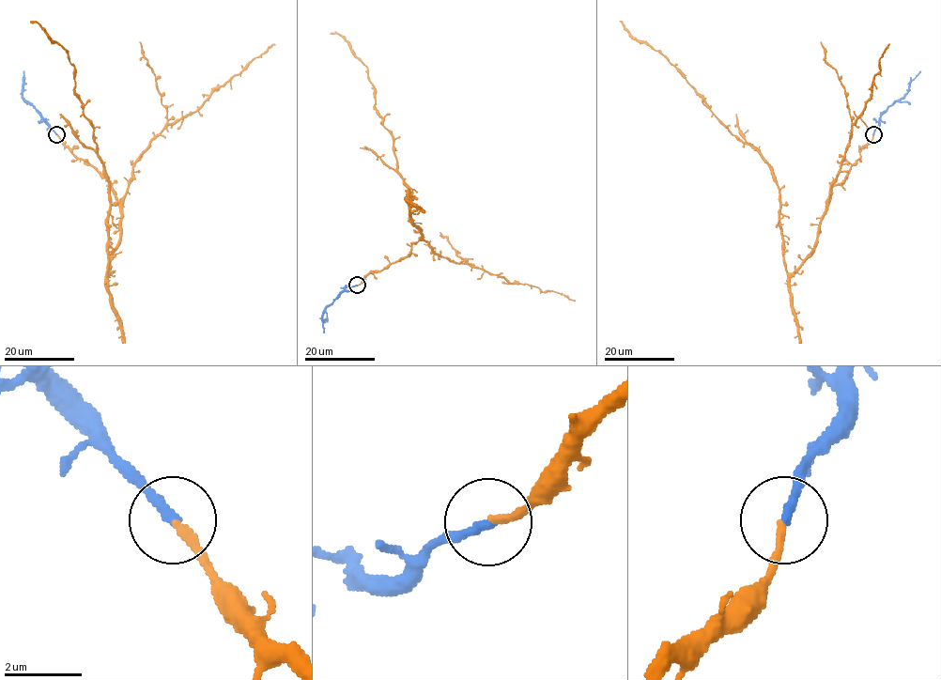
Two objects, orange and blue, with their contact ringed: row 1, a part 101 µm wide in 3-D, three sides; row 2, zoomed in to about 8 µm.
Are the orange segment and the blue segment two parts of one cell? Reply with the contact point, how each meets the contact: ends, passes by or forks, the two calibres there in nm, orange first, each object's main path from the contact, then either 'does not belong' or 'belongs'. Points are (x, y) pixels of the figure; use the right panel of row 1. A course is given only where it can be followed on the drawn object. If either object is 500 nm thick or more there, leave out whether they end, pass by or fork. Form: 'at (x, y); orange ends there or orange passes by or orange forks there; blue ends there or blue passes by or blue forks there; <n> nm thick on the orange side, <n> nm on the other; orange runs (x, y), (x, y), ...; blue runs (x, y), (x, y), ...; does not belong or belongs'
at (873, 134); orange ends there; blue ends there; 200 nm thick on the orange side, 280 nm on the other; orange runs (873, 134), (846, 177), (832, 187), (815, 250), (788, 272), (773, 168), (621, 21); blue runs (873, 134), (881, 115), (902, 97), (909, 84), (920, 71); belongs

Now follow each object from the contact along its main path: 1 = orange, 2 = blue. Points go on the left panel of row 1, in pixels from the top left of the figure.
1: (56, 134), (112, 187), (121, 228), (108, 272), (110, 186), (94, 126), (74, 89), (69, 52), (30, 21)
2: (56, 134), (23, 97), (24, 71)

